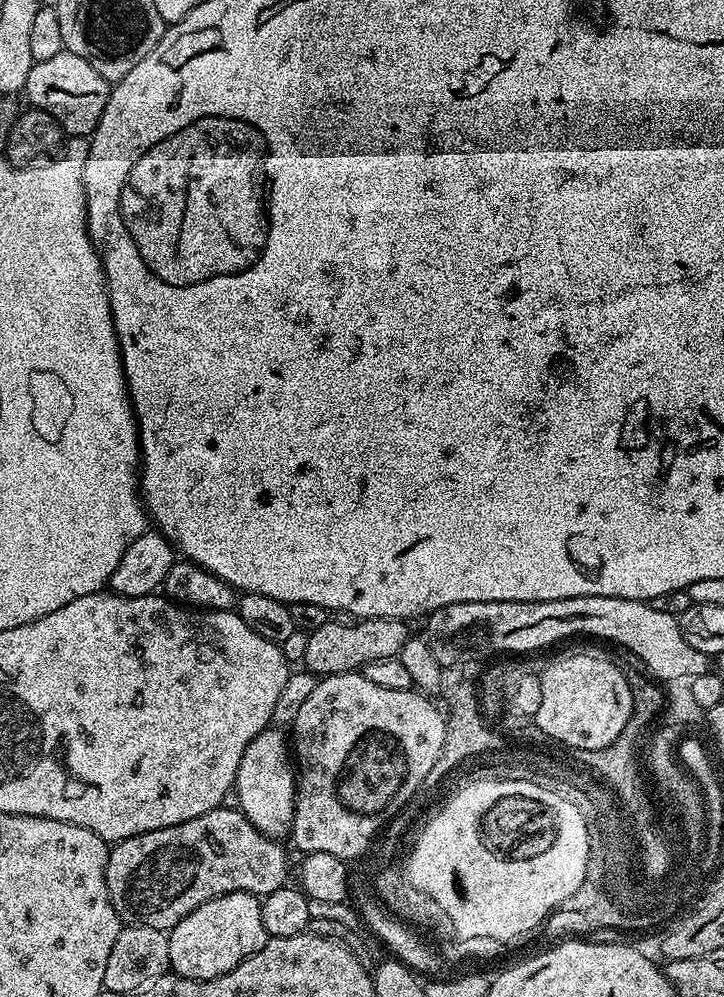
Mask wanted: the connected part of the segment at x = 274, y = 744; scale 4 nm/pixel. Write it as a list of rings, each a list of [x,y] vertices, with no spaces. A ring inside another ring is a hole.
[[[269,726],[260,731],[246,746],[234,785],[234,800],[238,810],[263,836],[284,838],[291,833],[296,809],[296,777],[294,756],[289,741],[279,727]]]

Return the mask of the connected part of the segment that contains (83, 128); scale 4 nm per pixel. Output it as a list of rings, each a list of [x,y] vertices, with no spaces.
[[[65,50],[54,54],[54,58],[33,63],[30,78],[26,78],[23,95],[28,96],[28,104],[33,109],[40,109],[52,115],[69,137],[88,138],[96,131],[102,118],[109,91],[109,81],[104,80],[102,74],[98,74],[98,70],[94,70],[94,66],[86,62],[86,58],[78,58],[78,54]]]

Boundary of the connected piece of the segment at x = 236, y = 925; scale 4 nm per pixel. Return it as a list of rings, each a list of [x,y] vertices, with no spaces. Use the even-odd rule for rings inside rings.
[[[231,892],[198,906],[168,932],[168,966],[187,980],[213,980],[262,950],[269,938],[266,926],[262,926],[260,900],[250,892]]]

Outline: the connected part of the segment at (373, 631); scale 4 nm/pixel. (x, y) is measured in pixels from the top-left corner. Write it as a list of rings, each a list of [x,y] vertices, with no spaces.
[[[390,618],[357,619],[352,624],[343,624],[343,619],[329,619],[326,626],[308,633],[306,658],[302,662],[307,671],[323,678],[333,672],[354,672],[363,669],[365,664],[382,658],[397,658],[402,646],[410,639],[409,625],[403,620]]]

